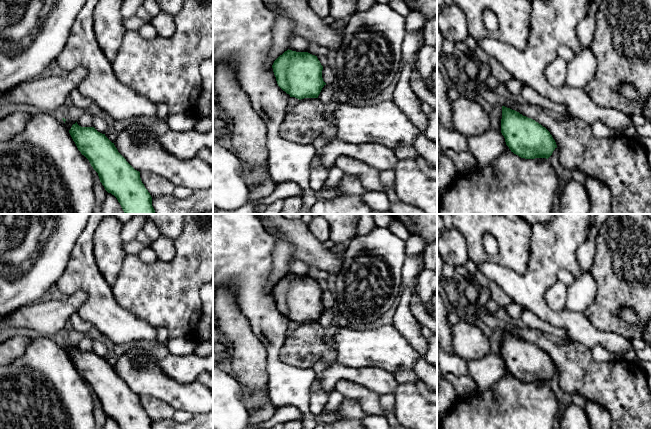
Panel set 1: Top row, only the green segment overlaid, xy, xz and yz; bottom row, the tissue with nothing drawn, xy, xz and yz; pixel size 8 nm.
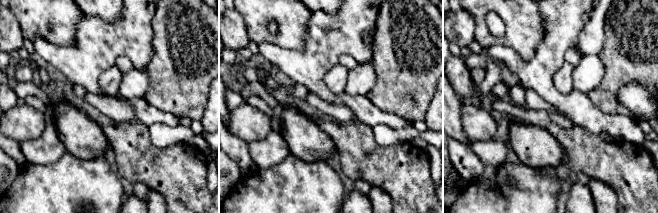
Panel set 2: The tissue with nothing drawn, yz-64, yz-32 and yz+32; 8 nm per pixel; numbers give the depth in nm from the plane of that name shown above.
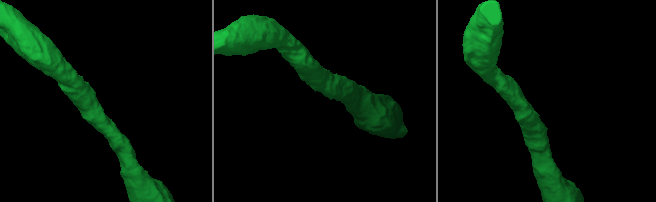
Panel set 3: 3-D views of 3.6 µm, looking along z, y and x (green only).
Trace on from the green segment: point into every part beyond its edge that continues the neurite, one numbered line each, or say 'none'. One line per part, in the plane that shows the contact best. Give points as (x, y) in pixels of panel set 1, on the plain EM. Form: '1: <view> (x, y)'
none

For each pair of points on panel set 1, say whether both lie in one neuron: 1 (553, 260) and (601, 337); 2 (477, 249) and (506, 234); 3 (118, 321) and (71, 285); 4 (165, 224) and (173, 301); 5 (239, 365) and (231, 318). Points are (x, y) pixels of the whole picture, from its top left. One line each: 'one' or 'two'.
1: one
2: one
3: one
4: two
5: one

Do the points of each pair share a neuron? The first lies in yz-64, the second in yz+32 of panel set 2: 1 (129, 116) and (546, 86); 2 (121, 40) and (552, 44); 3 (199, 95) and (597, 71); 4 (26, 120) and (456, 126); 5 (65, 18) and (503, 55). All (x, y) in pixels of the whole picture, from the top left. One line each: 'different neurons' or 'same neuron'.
1: different neurons
2: same neuron
3: different neurons
4: different neurons
5: different neurons

